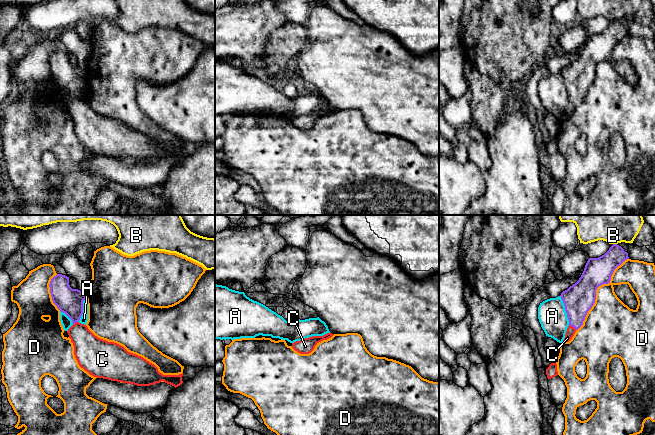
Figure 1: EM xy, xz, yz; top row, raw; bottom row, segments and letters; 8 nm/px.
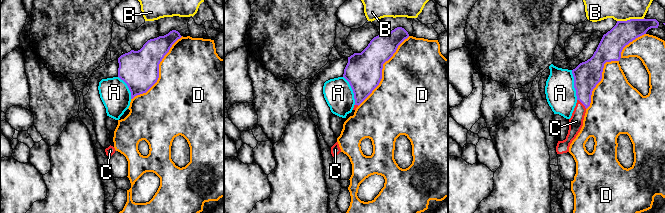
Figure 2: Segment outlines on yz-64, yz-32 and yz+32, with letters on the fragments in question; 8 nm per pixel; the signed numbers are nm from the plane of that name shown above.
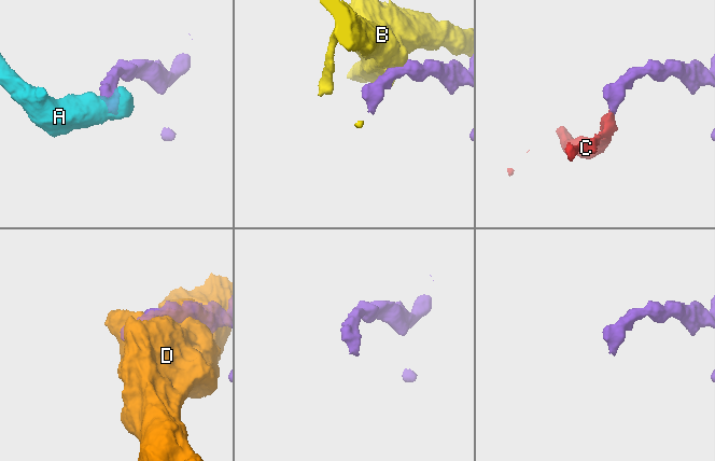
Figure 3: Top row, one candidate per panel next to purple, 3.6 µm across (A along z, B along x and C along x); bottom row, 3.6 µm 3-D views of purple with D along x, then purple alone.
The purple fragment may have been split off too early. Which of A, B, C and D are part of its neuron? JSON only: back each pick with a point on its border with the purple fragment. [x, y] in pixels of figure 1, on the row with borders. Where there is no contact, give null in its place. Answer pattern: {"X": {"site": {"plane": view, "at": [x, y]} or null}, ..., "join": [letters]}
{"C": {"site": {"plane": "yz", "at": [573, 326]}}, "join": ["C"]}

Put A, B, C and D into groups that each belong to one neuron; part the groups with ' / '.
A / B / C / D

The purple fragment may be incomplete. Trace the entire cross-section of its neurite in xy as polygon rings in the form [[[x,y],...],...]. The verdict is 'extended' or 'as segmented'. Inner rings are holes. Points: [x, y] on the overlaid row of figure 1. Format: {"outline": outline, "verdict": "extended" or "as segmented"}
{"outline": [[[57,274],[51,279],[49,287],[53,303],[72,320],[73,325],[68,329],[67,333],[74,346],[74,355],[79,366],[90,375],[137,386],[150,386],[164,381],[176,388],[183,383],[183,373],[163,375],[154,364],[143,357],[128,352],[117,343],[98,338],[86,325],[79,323],[78,321],[83,314],[83,301],[86,299],[86,294],[78,289],[72,289],[69,285],[69,277]]], "verdict": "extended"}

